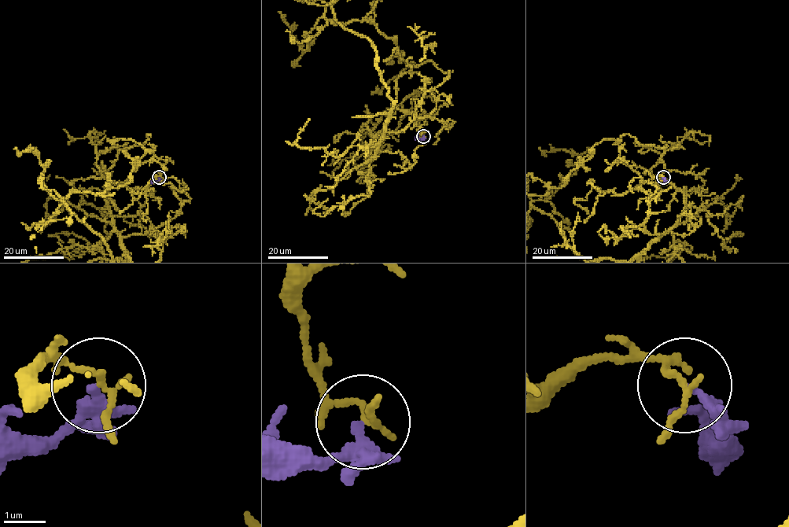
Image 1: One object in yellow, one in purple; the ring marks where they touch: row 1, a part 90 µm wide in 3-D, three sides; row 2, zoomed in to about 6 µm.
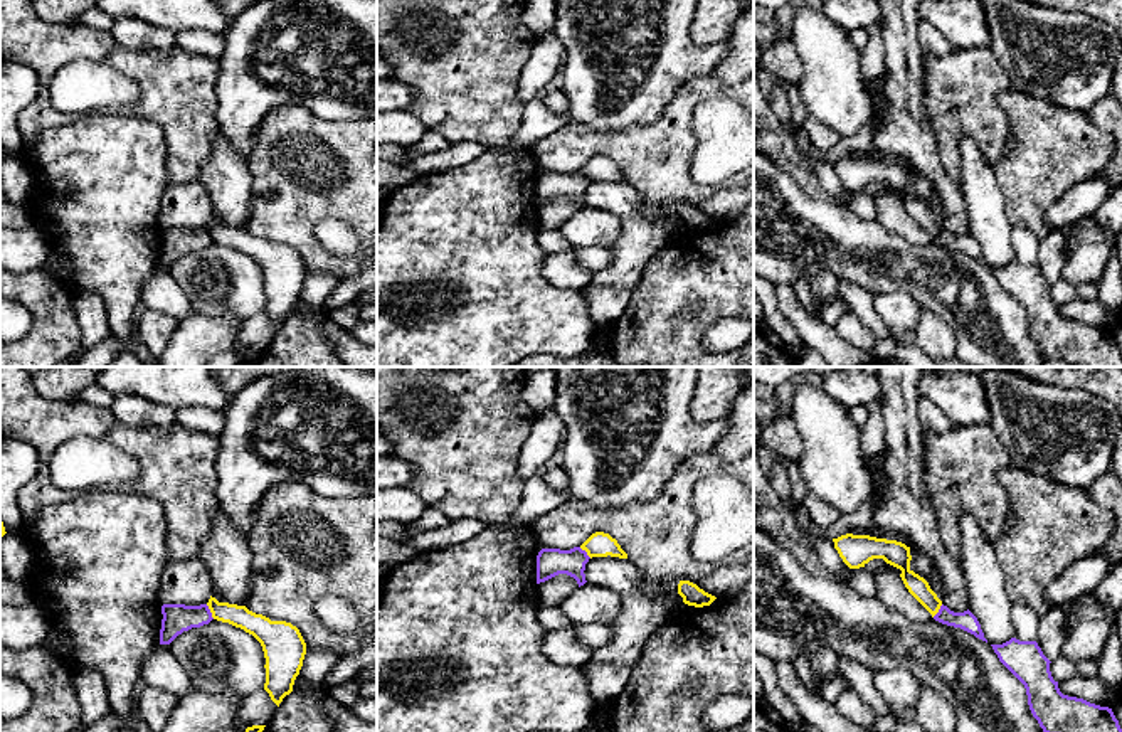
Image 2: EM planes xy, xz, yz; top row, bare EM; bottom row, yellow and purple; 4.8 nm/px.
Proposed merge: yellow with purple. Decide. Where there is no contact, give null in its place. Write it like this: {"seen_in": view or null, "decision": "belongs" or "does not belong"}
{"seen_in": "xy", "decision": "does not belong"}

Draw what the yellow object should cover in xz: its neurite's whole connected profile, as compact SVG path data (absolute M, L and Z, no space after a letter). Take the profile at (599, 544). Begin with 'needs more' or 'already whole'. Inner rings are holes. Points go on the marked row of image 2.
already whole; M595 532L592 533L582 545L582 550L587 552L587 555L592 557L619 557L627 559L627 554L621 549L616 538L612 538L609 533Z

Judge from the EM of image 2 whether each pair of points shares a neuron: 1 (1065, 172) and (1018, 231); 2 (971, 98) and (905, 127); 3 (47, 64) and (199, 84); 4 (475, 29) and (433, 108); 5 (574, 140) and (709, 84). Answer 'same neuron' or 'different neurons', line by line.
1: different neurons
2: different neurons
3: same neuron
4: same neuron
5: same neuron

